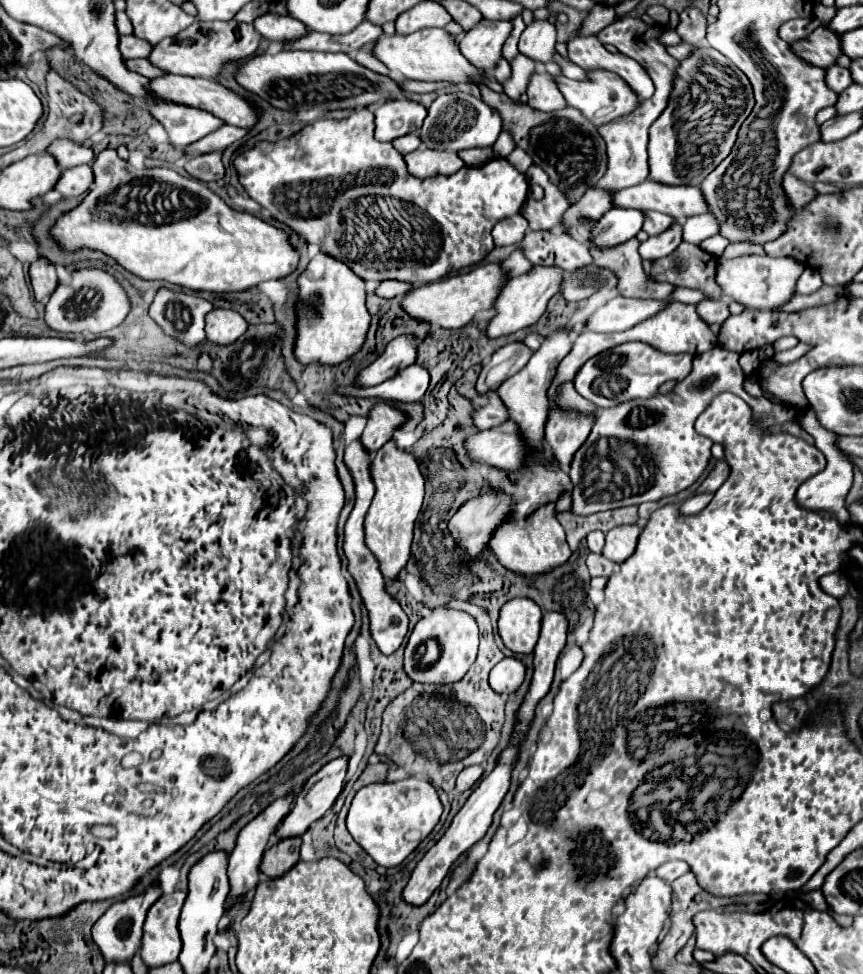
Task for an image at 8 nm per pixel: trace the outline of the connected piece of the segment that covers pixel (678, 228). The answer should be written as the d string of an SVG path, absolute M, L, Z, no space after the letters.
M676 221L664 233L648 237L648 241L640 243L638 251L642 259L660 259L660 257L670 255L680 243L682 243L682 225Z

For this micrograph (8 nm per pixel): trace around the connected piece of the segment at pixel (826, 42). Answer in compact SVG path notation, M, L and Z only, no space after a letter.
M820 25L812 35L808 35L804 41L796 41L790 45L790 49L810 65L828 69L838 57L840 57L840 37Z

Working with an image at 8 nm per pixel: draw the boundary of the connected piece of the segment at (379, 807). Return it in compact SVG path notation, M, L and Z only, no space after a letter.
M414 777L396 783L372 783L362 787L350 805L346 827L354 841L382 867L400 865L418 843L434 829L442 815L442 803L436 789Z

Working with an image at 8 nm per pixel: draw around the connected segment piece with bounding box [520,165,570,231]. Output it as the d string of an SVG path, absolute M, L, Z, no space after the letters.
M530 165L526 175L532 183L536 183L544 189L544 197L540 201L536 201L536 199L526 201L520 213L528 219L532 231L558 229L560 221L562 221L562 213L570 205L568 197L564 197L564 193L560 193L560 189L556 185L552 185L552 181L548 181L548 175L538 165Z

